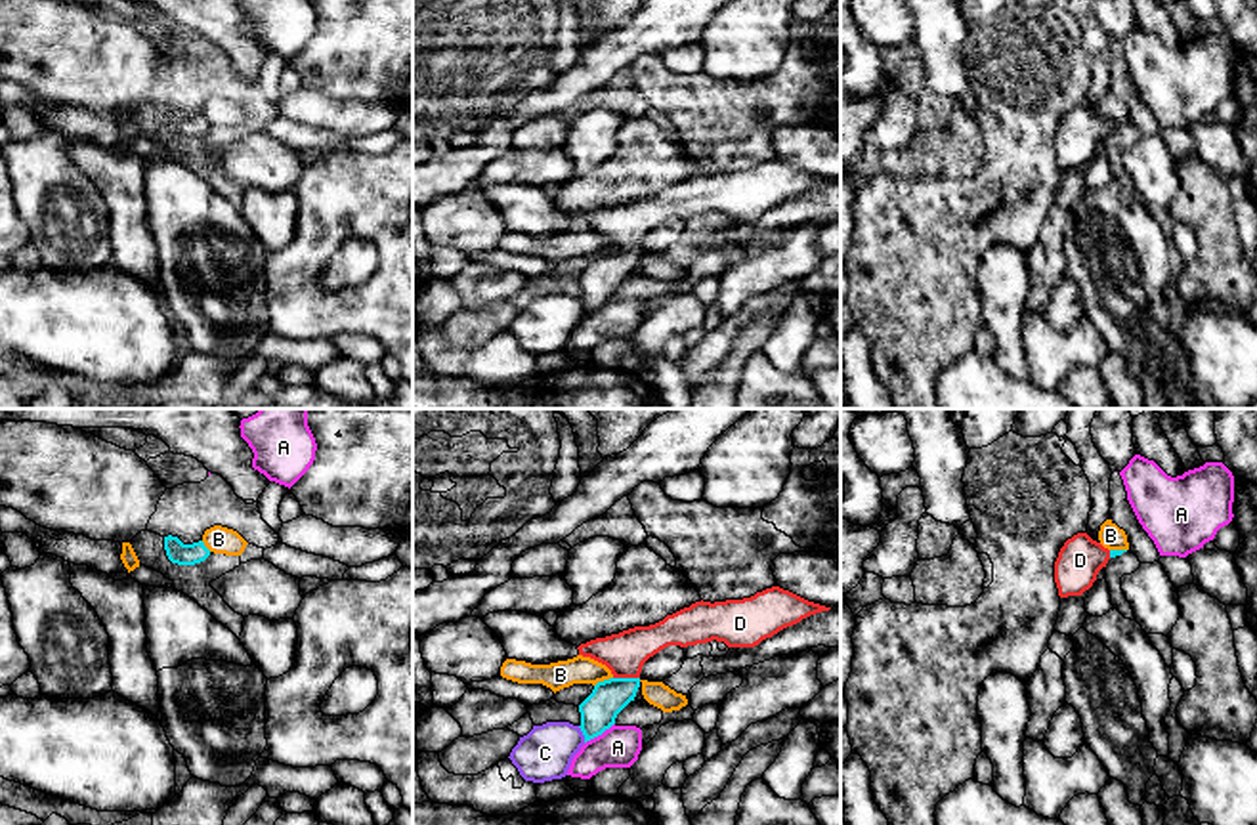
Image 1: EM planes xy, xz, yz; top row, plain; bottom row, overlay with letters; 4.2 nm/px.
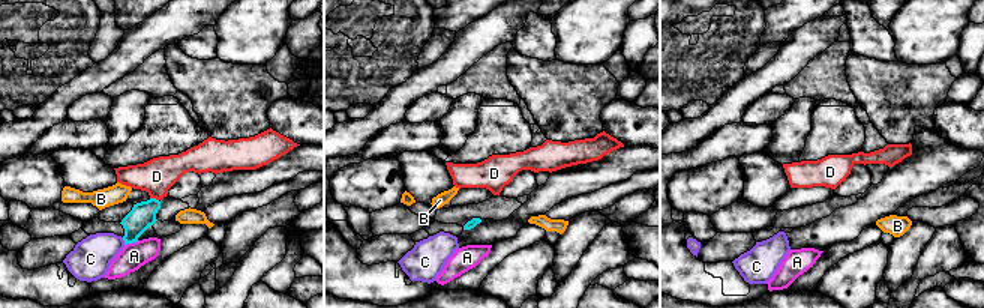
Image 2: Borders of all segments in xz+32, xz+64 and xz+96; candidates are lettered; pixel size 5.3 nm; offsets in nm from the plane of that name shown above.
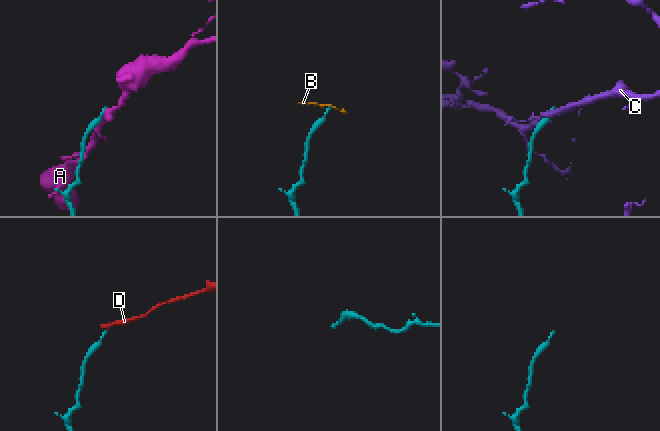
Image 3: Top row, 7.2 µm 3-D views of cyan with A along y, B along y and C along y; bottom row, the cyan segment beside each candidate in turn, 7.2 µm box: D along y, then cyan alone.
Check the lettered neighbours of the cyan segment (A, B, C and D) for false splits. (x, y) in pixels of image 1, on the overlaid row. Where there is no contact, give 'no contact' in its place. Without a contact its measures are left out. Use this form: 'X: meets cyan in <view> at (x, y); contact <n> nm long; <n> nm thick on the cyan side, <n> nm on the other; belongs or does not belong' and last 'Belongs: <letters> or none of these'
A: meets cyan in xz at (598, 734); contact 160 nm long; 160 nm thick on the cyan side, 180 nm on the other; does not belong
B: meets cyan in xz at (604, 680); contact 90 nm long; 160 nm thick on the cyan side, 120 nm on the other; does not belong
C: meets cyan in xz at (583, 734); contact 80 nm long; 160 nm thick on the cyan side, 220 nm on the other; does not belong
D: meets cyan in xz at (627, 678); contact 110 nm long; 160 nm thick on the cyan side, 180 nm on the other; belongs
Belongs: D

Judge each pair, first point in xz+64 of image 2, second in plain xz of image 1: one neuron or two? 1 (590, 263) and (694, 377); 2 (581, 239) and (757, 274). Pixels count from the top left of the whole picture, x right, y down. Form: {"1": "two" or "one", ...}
{"1": "two", "2": "one"}

